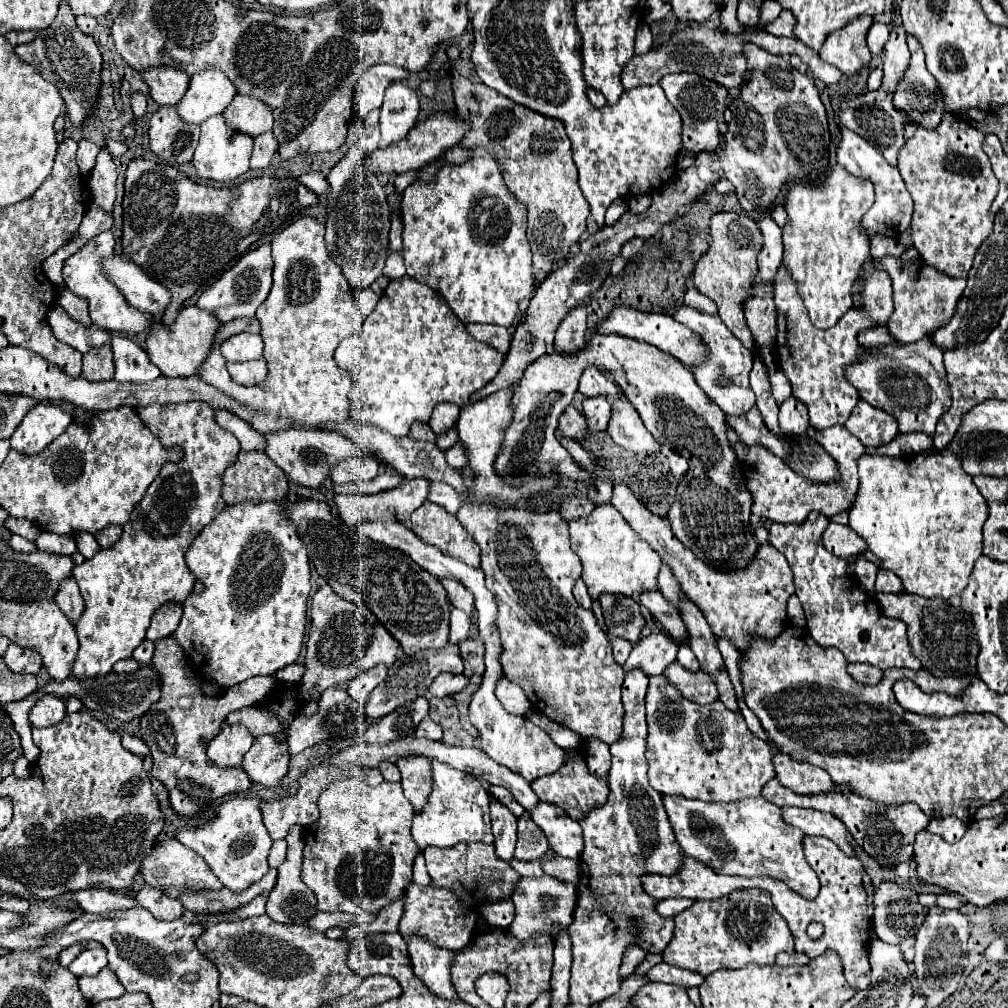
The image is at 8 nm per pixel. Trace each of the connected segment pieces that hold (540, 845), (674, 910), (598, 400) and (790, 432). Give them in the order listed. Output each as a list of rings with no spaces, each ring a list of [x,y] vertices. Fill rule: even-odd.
[[[524,812],[518,818],[518,842],[516,842],[514,856],[520,860],[534,860],[548,850],[546,836],[540,832],[536,824],[530,824],[530,822],[532,818],[528,812]]]
[[[668,898],[656,904],[656,912],[660,916],[674,918],[678,912],[682,912],[682,910],[690,907],[693,903],[694,900],[690,900],[689,898]]]
[[[594,396],[594,398],[584,398],[584,416],[588,420],[590,432],[606,430],[606,424],[612,416],[612,404],[606,396]]]
[[[788,398],[786,402],[782,402],[778,426],[780,426],[782,436],[790,436],[790,438],[806,436],[808,426],[810,426],[806,406],[802,402],[798,402],[796,398]]]

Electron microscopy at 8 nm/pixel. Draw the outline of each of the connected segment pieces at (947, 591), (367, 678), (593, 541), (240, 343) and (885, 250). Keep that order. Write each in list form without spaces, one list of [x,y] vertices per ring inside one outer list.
[[[934,452],[934,454],[914,454],[910,458],[888,458],[888,456],[870,456],[870,454],[864,454],[860,456],[858,460],[858,476],[860,476],[860,486],[858,486],[858,494],[856,494],[856,500],[850,508],[850,528],[856,530],[868,544],[868,548],[880,558],[882,566],[886,570],[892,570],[904,584],[904,588],[912,594],[918,594],[918,596],[924,596],[924,598],[944,598],[948,600],[950,596],[956,596],[964,590],[964,586],[968,584],[968,576],[972,572],[972,566],[976,562],[976,558],[982,554],[982,524],[988,516],[988,506],[986,506],[986,500],[980,496],[978,488],[974,486],[972,482],[972,476],[968,476],[962,466],[960,466],[960,460],[956,460],[954,452]]]
[[[376,664],[374,668],[362,672],[360,676],[356,676],[356,678],[352,680],[352,684],[350,684],[350,688],[348,688],[348,694],[350,694],[356,702],[366,704],[370,692],[384,680],[386,672],[388,672],[388,666],[386,666],[386,664]]]
[[[600,504],[590,516],[572,520],[570,540],[572,550],[580,556],[584,566],[582,580],[592,600],[600,598],[600,594],[624,594],[636,598],[642,592],[658,590],[656,576],[662,564],[660,556],[630,528],[612,504]]]
[[[240,332],[222,342],[219,348],[227,362],[248,362],[262,356],[262,346],[258,334]]]
[[[874,236],[874,238],[870,240],[870,244],[872,244],[870,252],[872,252],[872,256],[878,258],[878,260],[880,260],[882,256],[900,256],[900,254],[906,250],[906,246],[894,242],[892,238],[886,238],[886,236]]]

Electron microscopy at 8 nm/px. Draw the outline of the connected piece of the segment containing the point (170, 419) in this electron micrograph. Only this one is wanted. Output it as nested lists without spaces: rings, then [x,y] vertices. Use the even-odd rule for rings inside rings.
[[[192,400],[180,404],[154,404],[136,410],[144,426],[164,448],[180,446],[184,456],[178,464],[168,462],[134,508],[120,544],[102,548],[90,560],[74,566],[72,576],[86,602],[82,618],[76,622],[80,650],[72,668],[76,678],[100,678],[112,672],[118,660],[130,658],[146,638],[150,618],[166,602],[184,602],[194,586],[194,576],[186,566],[186,550],[224,508],[222,480],[226,468],[240,452],[238,440],[220,428],[210,404]]]

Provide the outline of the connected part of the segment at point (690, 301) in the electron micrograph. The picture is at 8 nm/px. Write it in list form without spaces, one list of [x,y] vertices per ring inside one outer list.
[[[690,286],[690,288],[686,290],[684,304],[690,306],[690,308],[694,308],[694,310],[698,310],[698,312],[702,312],[702,314],[710,314],[710,316],[716,316],[716,314],[718,314],[716,304],[714,304],[708,296],[704,296],[702,292],[698,292],[694,286]]]

